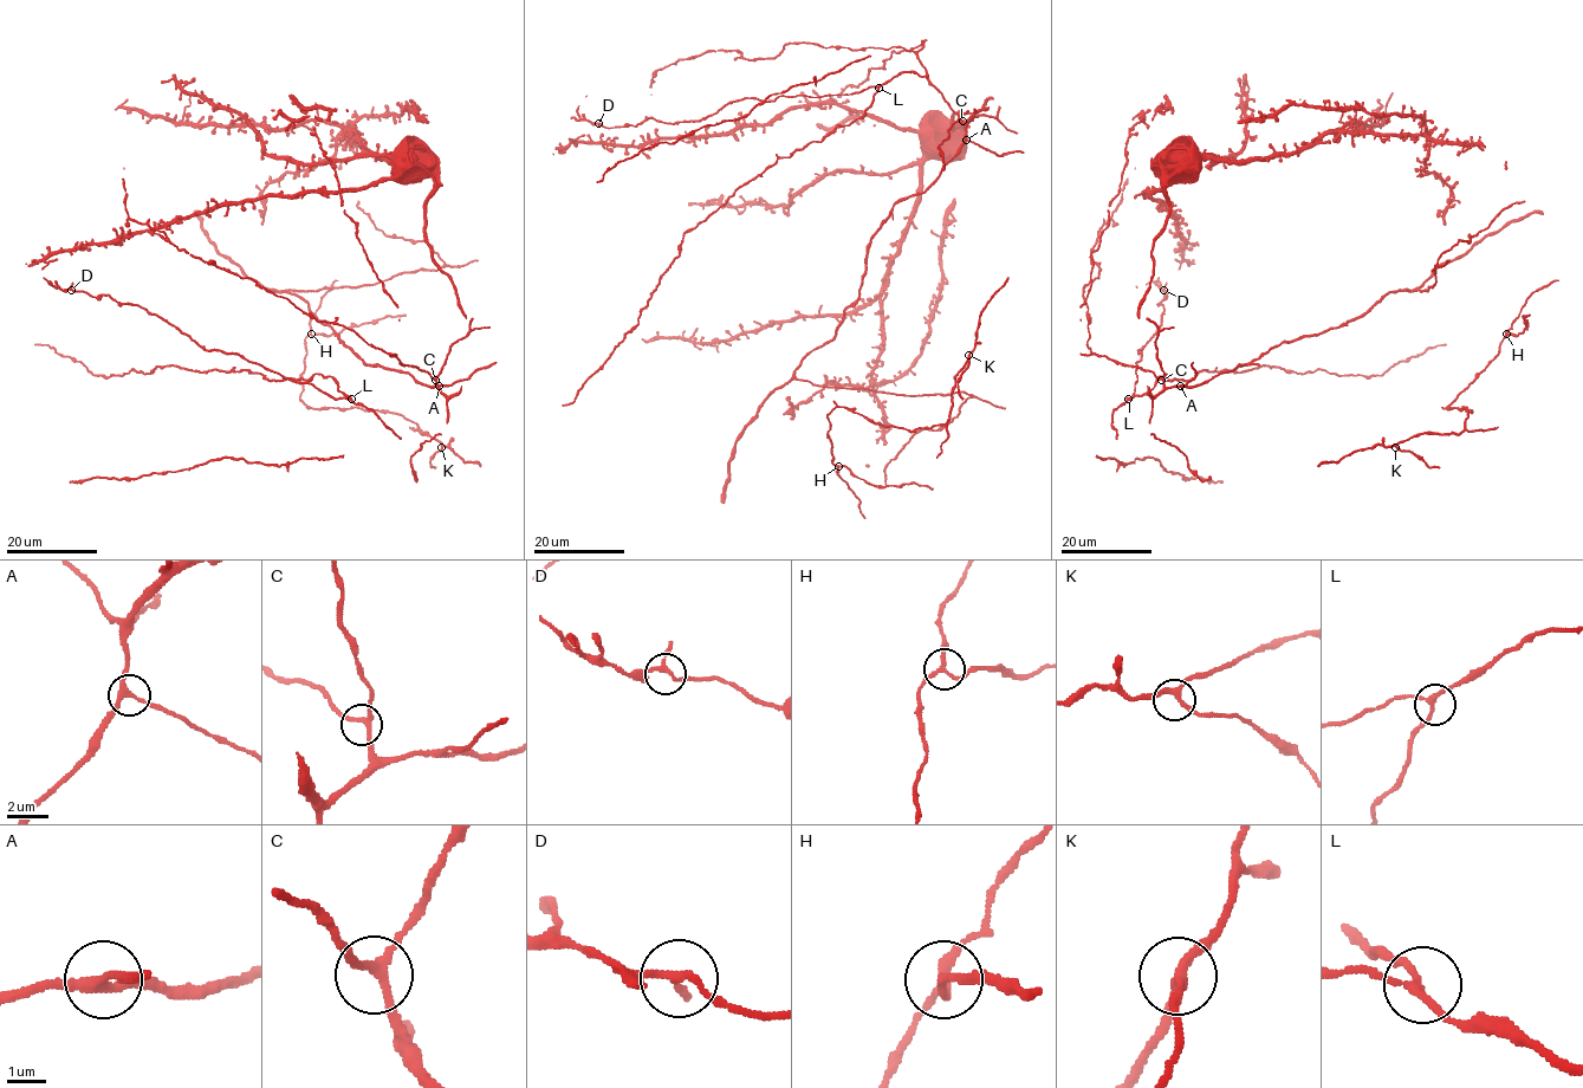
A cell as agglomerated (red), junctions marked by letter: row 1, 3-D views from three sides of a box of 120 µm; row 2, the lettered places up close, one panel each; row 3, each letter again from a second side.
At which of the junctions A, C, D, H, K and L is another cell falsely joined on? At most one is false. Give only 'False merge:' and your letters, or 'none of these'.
False merge: H

